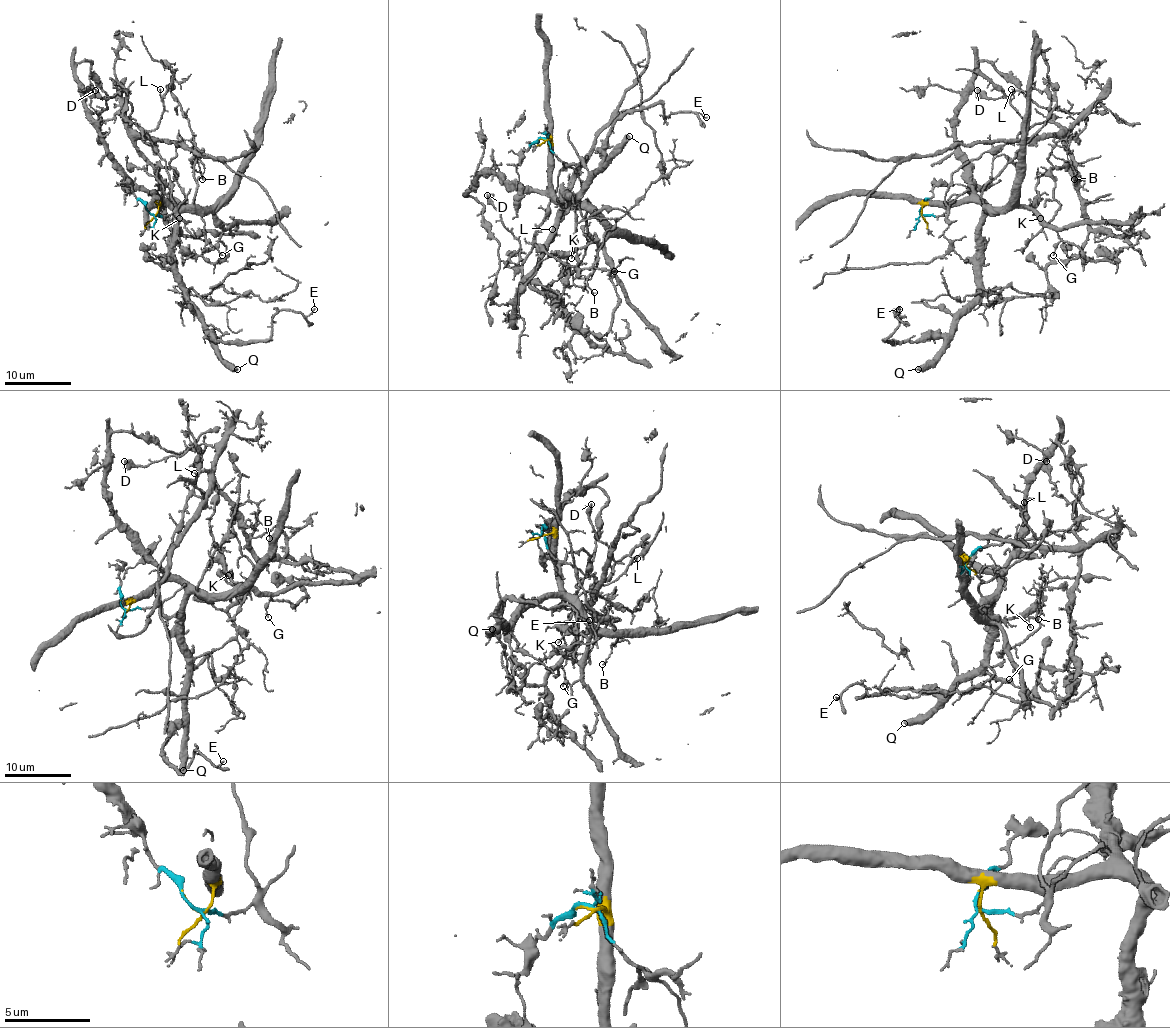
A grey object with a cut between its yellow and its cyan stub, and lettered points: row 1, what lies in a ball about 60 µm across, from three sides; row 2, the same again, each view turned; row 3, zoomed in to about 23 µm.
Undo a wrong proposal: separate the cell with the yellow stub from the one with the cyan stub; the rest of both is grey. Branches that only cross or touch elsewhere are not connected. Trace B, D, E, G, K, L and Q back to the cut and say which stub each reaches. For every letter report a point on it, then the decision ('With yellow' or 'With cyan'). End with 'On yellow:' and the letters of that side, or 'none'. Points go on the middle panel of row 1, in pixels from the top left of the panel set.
B: Place: (594, 292). With cyan
D: Place: (487, 195). With cyan
E: Place: (706, 117). With yellow
G: Place: (614, 271). With yellow
K: Place: (571, 258). With yellow
L: Place: (552, 229). With cyan
Q: Place: (629, 136). With yellow
On yellow: E, G, K, Q

